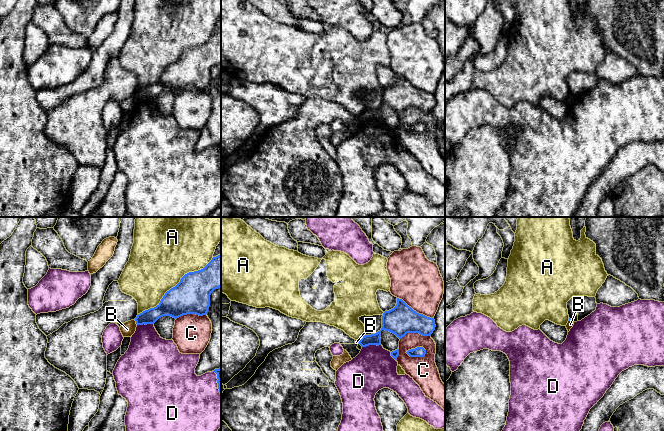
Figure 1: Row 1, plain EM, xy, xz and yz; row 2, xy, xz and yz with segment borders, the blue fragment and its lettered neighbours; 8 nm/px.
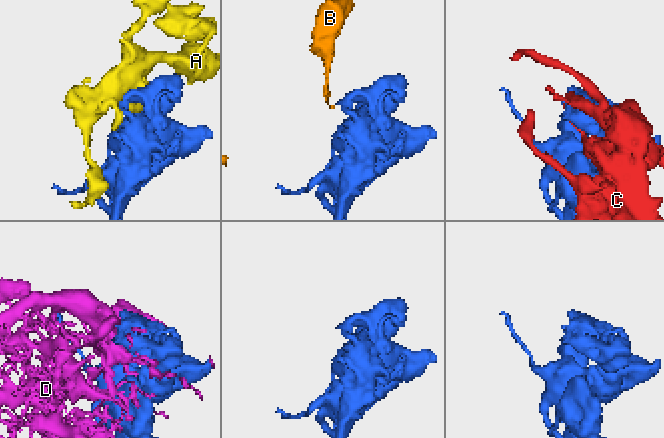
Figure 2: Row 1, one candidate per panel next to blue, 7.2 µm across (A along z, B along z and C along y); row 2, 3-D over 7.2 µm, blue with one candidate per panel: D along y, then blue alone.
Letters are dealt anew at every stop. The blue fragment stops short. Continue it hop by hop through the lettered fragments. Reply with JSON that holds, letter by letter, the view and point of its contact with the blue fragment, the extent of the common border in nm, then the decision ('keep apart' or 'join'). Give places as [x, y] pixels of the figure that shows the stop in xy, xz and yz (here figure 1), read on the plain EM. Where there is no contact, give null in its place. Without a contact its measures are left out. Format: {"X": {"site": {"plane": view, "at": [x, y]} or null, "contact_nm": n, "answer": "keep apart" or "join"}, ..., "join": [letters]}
{"A": {"site": {"plane": "xy", "at": [175, 62]}, "contact_nm": 750, "answer": "keep apart"}, "B": {"site": {"plane": "xy", "at": [136, 98]}, "contact_nm": 50, "answer": "keep apart"}, "C": {"site": {"plane": "xz", "at": [415, 124]}, "contact_nm": 180, "answer": "keep apart"}, "D": {"site": {"plane": "xz", "at": [371, 120]}, "contact_nm": 150, "answer": "keep apart"}, "join": []}

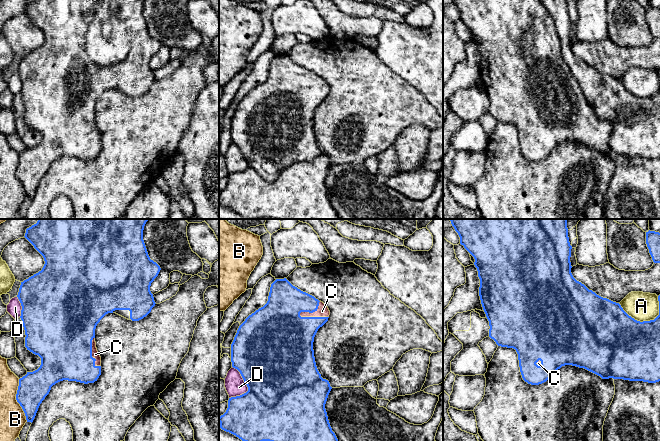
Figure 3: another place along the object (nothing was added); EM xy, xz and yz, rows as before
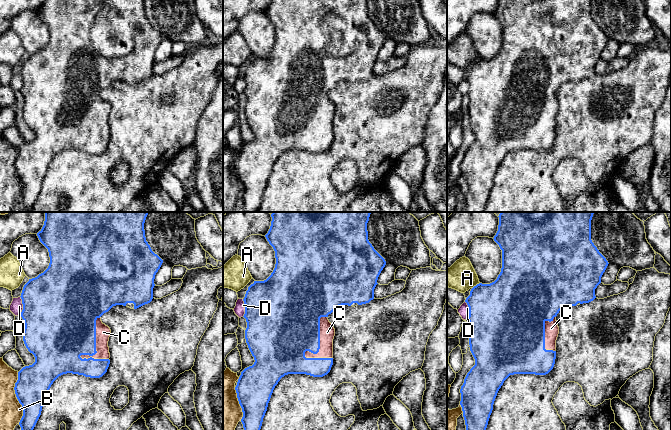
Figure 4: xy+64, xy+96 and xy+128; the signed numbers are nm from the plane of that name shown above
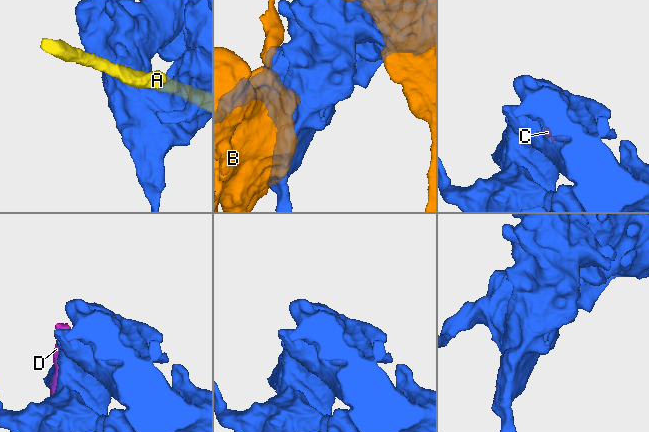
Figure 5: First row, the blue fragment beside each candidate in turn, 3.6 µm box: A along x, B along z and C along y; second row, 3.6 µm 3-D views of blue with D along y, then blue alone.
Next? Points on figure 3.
{"A": {"site": {"plane": "yz", "at": [638, 97]}, "contact_nm": 340, "answer": "keep apart"}, "B": {"site": {"plane": "xy", "at": [16, 175]}, "contact_nm": 360, "answer": "keep apart"}, "C": {"site": {"plane": "xz", "at": [313, 93]}, "contact_nm": 240, "answer": "join"}, "D": {"site": {"plane": "xz", "at": [247, 162]}, "contact_nm": 260, "answer": "keep apart"}, "join": ["C"]}

